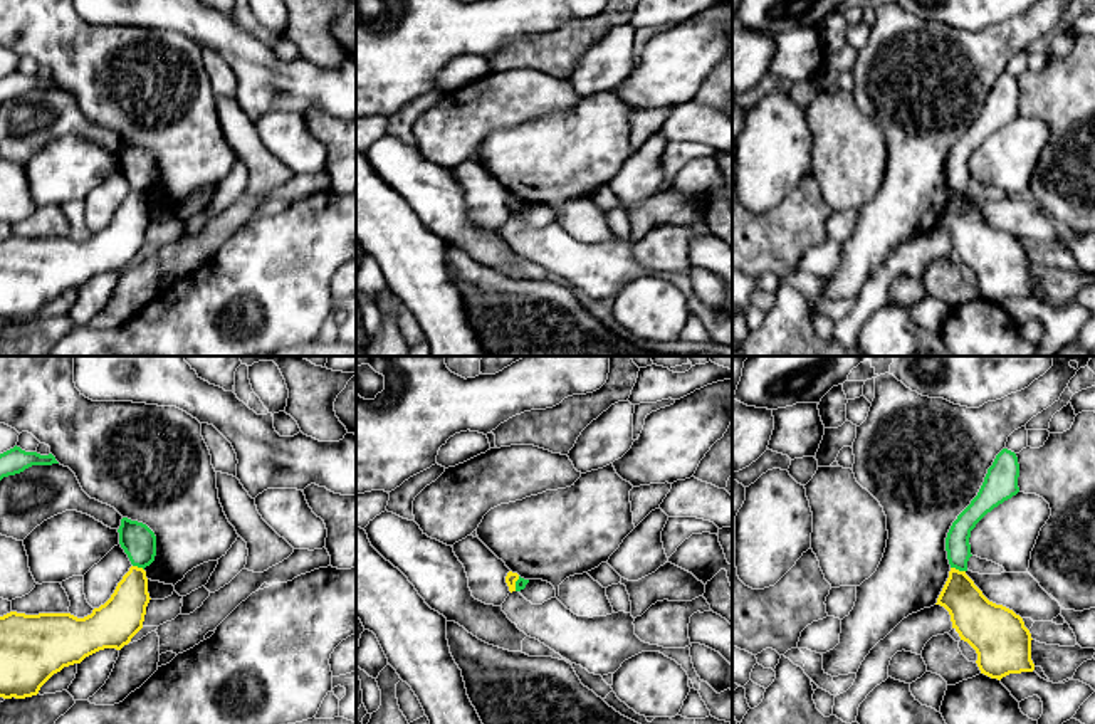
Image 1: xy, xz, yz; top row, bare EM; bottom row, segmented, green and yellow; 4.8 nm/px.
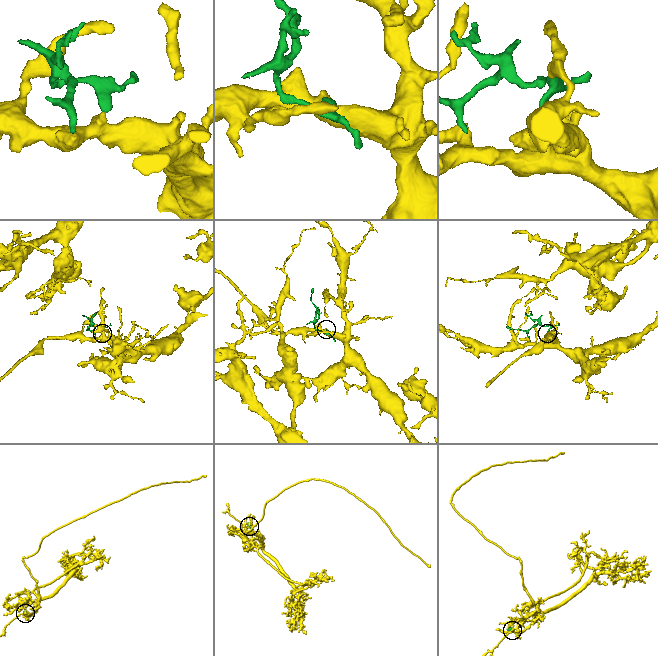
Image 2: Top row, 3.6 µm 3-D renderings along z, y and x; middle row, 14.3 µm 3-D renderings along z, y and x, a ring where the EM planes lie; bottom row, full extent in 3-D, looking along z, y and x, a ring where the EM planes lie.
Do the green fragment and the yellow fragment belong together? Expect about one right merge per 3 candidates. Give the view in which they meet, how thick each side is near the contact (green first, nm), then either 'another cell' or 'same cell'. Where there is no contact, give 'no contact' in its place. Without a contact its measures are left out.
yz | 120/220 nm | another cell

